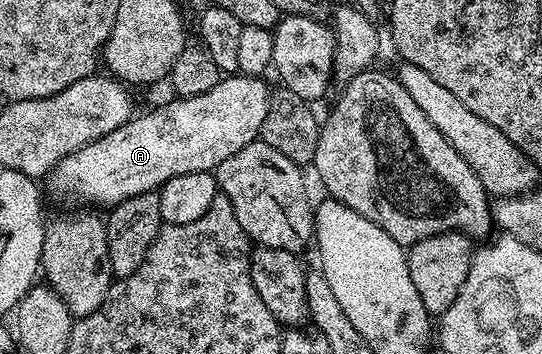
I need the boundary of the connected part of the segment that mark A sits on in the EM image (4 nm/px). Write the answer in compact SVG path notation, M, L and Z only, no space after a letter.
M228 74L214 86L214 90L206 90L206 94L172 98L169 104L148 112L145 116L133 115L127 124L118 126L110 134L82 146L74 154L62 158L52 167L46 177L46 183L56 192L69 196L72 200L81 200L81 205L121 204L126 198L134 198L134 194L154 192L170 178L178 178L178 174L191 172L215 173L216 167L230 154L238 154L242 146L253 144L262 130L262 122L266 122L266 110L270 88L259 76Z

